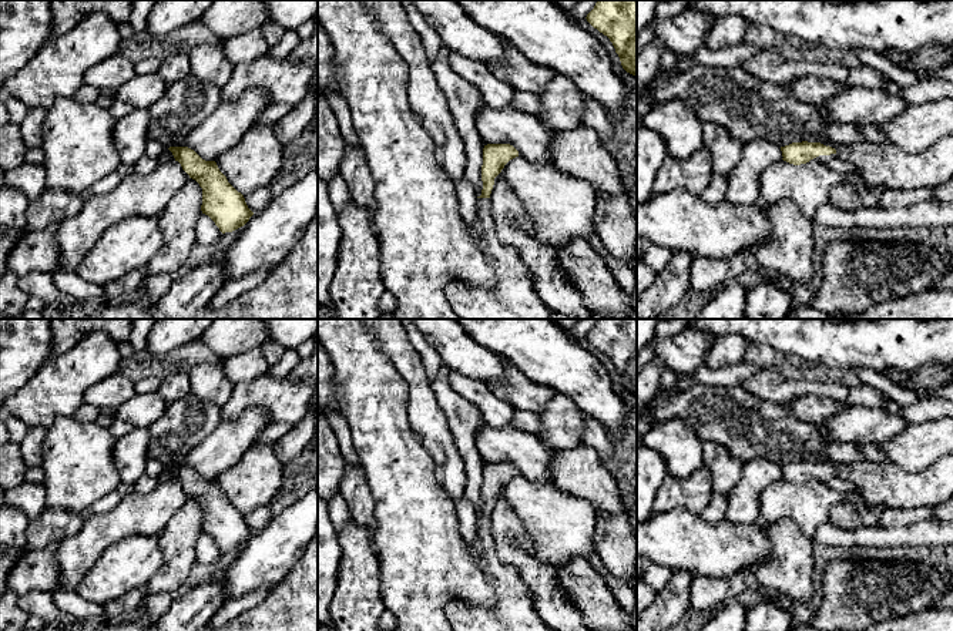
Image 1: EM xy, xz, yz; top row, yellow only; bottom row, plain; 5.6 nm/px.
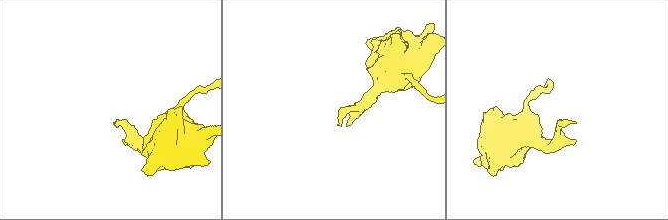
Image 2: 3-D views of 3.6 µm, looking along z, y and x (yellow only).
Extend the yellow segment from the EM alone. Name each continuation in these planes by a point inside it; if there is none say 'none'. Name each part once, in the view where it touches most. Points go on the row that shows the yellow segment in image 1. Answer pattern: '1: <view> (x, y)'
1: yz (882, 164)

